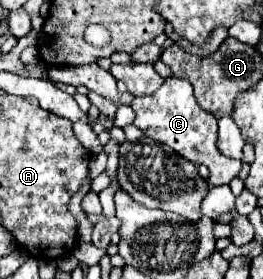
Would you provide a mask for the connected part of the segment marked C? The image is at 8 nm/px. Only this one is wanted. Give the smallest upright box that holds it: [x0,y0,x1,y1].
[131,77,241,185]

